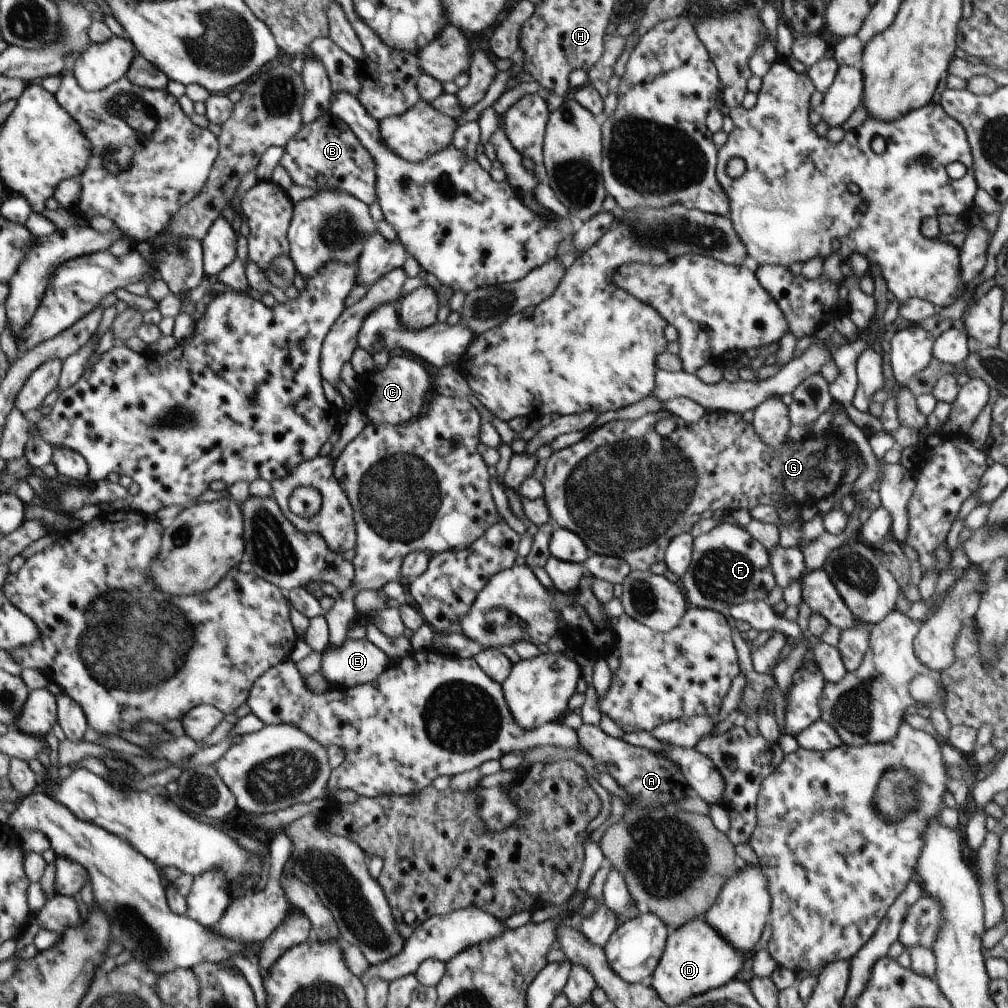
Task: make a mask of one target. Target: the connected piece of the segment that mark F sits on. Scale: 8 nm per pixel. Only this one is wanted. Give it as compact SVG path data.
M730 518L693 540L692 561L681 579L689 606L715 610L725 617L731 616L731 606L764 601L777 585L767 548Z

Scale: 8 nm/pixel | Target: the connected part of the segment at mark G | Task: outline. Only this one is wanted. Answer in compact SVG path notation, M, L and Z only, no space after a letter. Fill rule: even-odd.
M666 409L659 410L646 415L636 420L623 419L610 421L602 427L597 428L594 432L569 447L559 451L554 451L552 456L547 460L545 478L541 482L545 490L544 498L547 502L547 507L552 520L557 522L559 527L571 530L577 534L586 544L590 552L597 555L606 555L611 557L622 557L629 565L631 570L650 571L652 566L665 560L665 552L670 544L670 541L682 533L690 533L692 526L701 518L700 514L706 510L722 510L731 512L746 508L751 511L758 505L772 505L777 509L785 505L796 505L798 508L805 506L816 506L822 498L834 494L836 488L842 484L841 479L845 469L847 468L847 458L851 454L845 439L839 438L838 435L832 432L825 432L823 435L807 435L801 441L784 442L781 449L773 449L768 446L756 432L754 425L744 421L741 414L733 412L706 411L705 415L698 422L688 424L681 418L674 416L673 421L676 428L669 434L668 438L664 438L656 432L656 423L659 419L667 419L672 416Z

